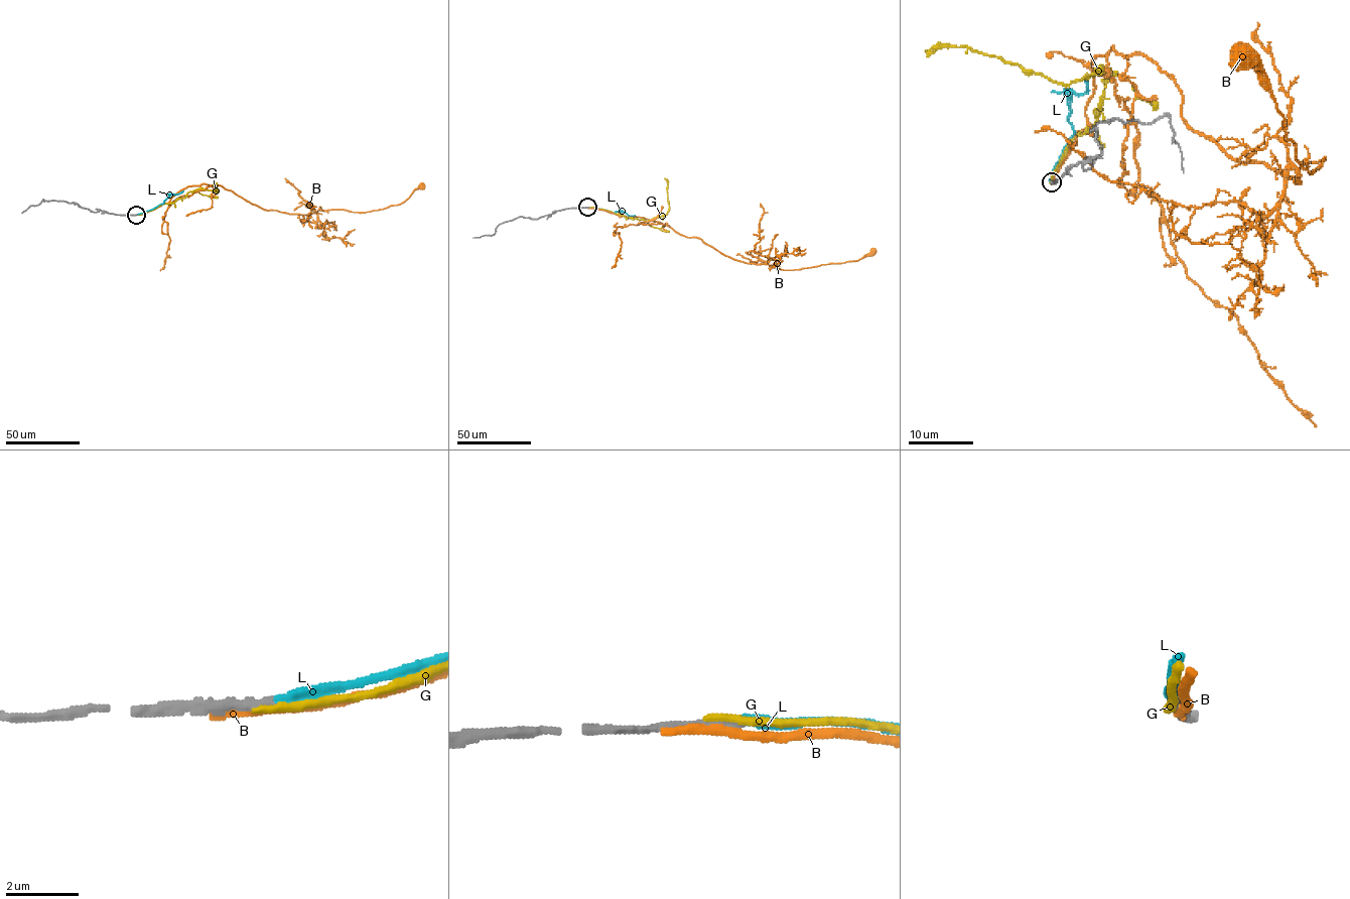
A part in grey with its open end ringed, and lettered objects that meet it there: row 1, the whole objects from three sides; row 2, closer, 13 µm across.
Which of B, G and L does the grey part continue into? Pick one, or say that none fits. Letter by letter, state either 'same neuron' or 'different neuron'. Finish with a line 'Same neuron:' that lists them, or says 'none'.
B: different neuron
G: different neuron
L: different neuron
Same neuron: none

